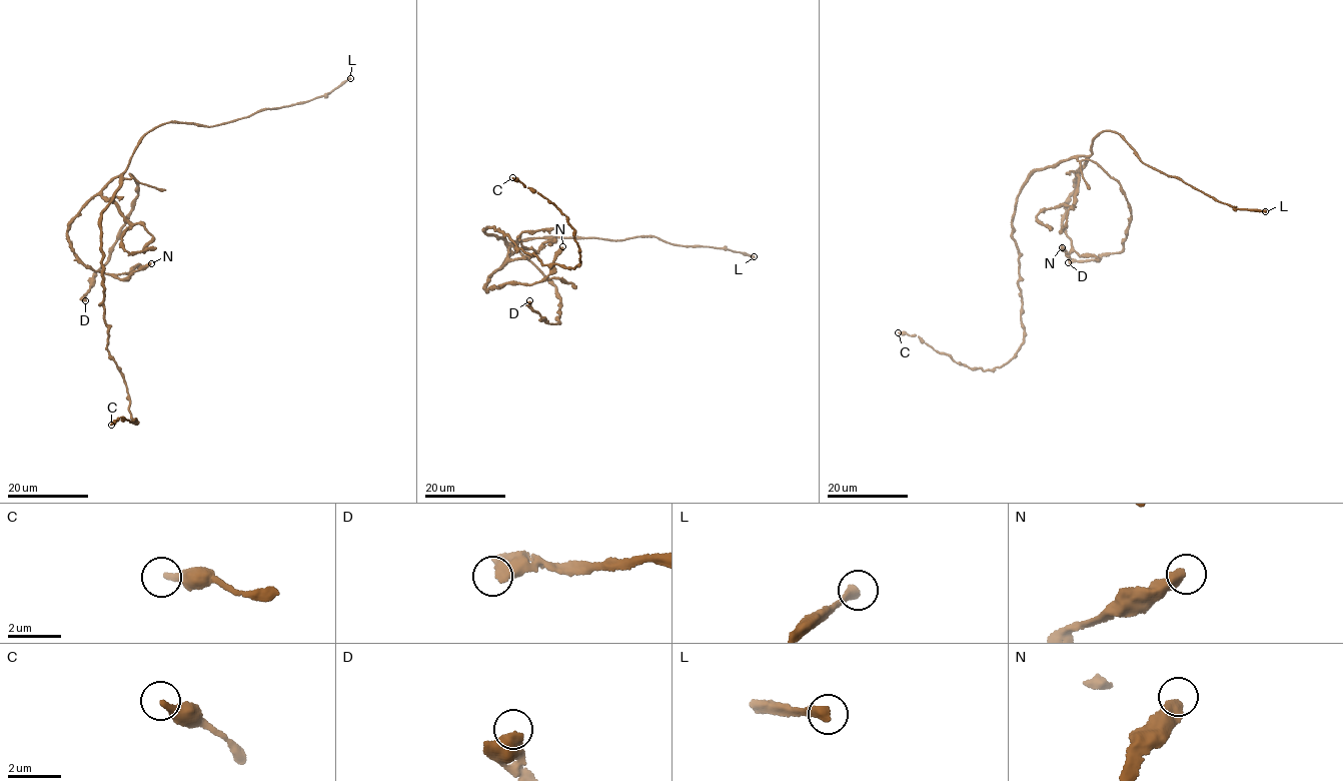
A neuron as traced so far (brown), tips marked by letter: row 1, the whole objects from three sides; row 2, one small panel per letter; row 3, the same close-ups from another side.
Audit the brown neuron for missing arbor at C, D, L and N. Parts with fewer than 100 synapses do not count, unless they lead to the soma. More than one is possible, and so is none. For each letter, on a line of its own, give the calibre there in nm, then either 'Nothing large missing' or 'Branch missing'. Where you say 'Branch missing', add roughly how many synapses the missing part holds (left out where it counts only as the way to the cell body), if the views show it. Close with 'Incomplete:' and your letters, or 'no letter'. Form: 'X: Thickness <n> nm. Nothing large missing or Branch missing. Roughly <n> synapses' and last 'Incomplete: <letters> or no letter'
C: Thickness 320 nm. Nothing large missing
D: Thickness 550 nm. Nothing large missing
L: Thickness 400 nm. Branch missing. Roughly 160 synapses
N: Thickness 500 nm. Nothing large missing
Incomplete: L

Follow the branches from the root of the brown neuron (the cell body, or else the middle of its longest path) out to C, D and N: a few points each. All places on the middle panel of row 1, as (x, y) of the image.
C: (494, 235), (484, 230), (507, 235), (549, 266), (572, 268), (580, 261), (568, 217), (512, 177)
D: (494, 235), (516, 241), (519, 253), (555, 284), (562, 304), (560, 321), (549, 323), (529, 300)
N: (494, 235), (504, 241), (508, 253), (488, 276), (487, 292), (508, 282), (540, 281), (550, 272), (562, 246)

